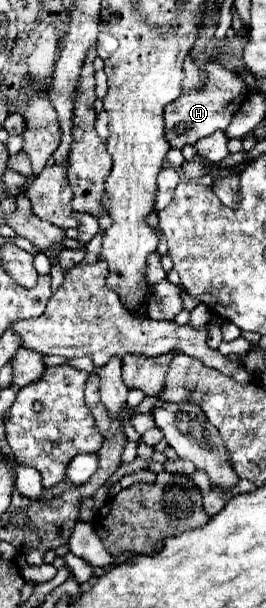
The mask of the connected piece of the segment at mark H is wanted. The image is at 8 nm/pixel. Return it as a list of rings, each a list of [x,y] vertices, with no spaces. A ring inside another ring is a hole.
[[[210,60],[206,66],[208,80],[204,84],[204,90],[190,90],[182,92],[178,100],[170,102],[164,108],[164,124],[166,124],[166,140],[170,148],[182,150],[186,144],[196,144],[200,138],[210,136],[216,130],[224,130],[232,116],[238,112],[242,102],[248,98],[248,90],[244,82],[230,70],[222,68],[220,62]]]

